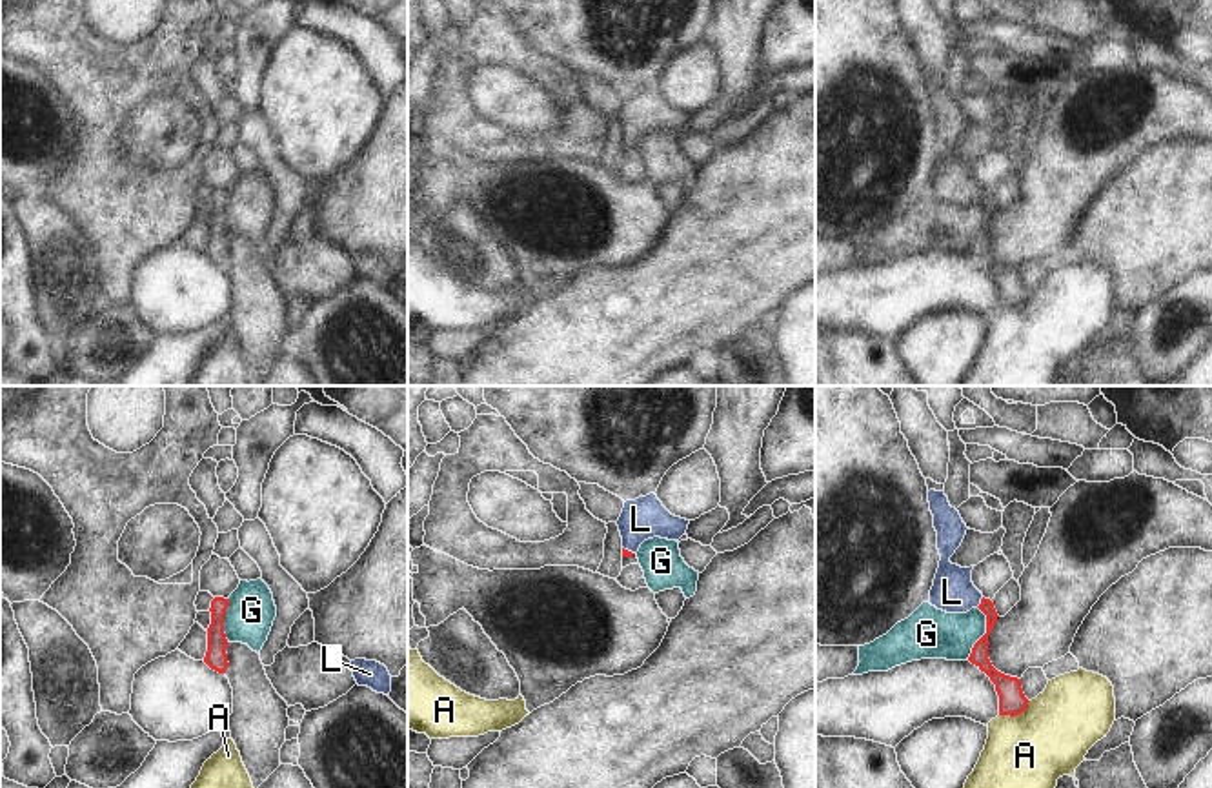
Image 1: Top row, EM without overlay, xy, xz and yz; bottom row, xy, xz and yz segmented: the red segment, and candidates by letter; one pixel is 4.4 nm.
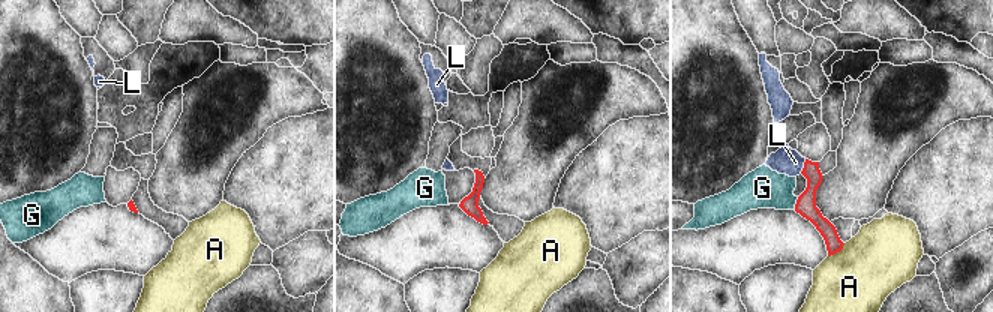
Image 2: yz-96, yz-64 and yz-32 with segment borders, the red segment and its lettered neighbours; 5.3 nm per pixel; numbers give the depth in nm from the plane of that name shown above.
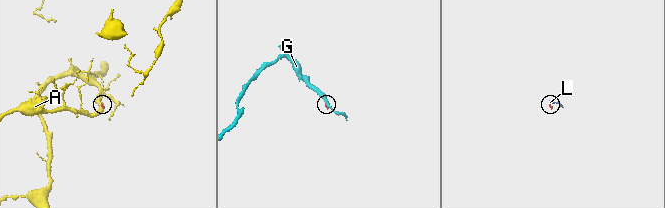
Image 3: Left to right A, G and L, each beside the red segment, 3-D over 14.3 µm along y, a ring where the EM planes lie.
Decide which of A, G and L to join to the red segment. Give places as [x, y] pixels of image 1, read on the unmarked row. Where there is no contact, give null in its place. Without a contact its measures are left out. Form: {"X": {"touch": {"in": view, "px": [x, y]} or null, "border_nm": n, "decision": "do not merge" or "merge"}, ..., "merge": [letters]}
{"A": {"touch": {"in": "yz", "px": [1016, 306]}, "border_nm": 160, "decision": "do not merge"}, "G": {"touch": {"in": "yz", "px": [985, 226]}, "border_nm": 240, "decision": "do not merge"}, "L": {"touch": {"in": "yz", "px": [981, 195]}, "border_nm": 60, "decision": "merge"}, "merge": ["L"]}

